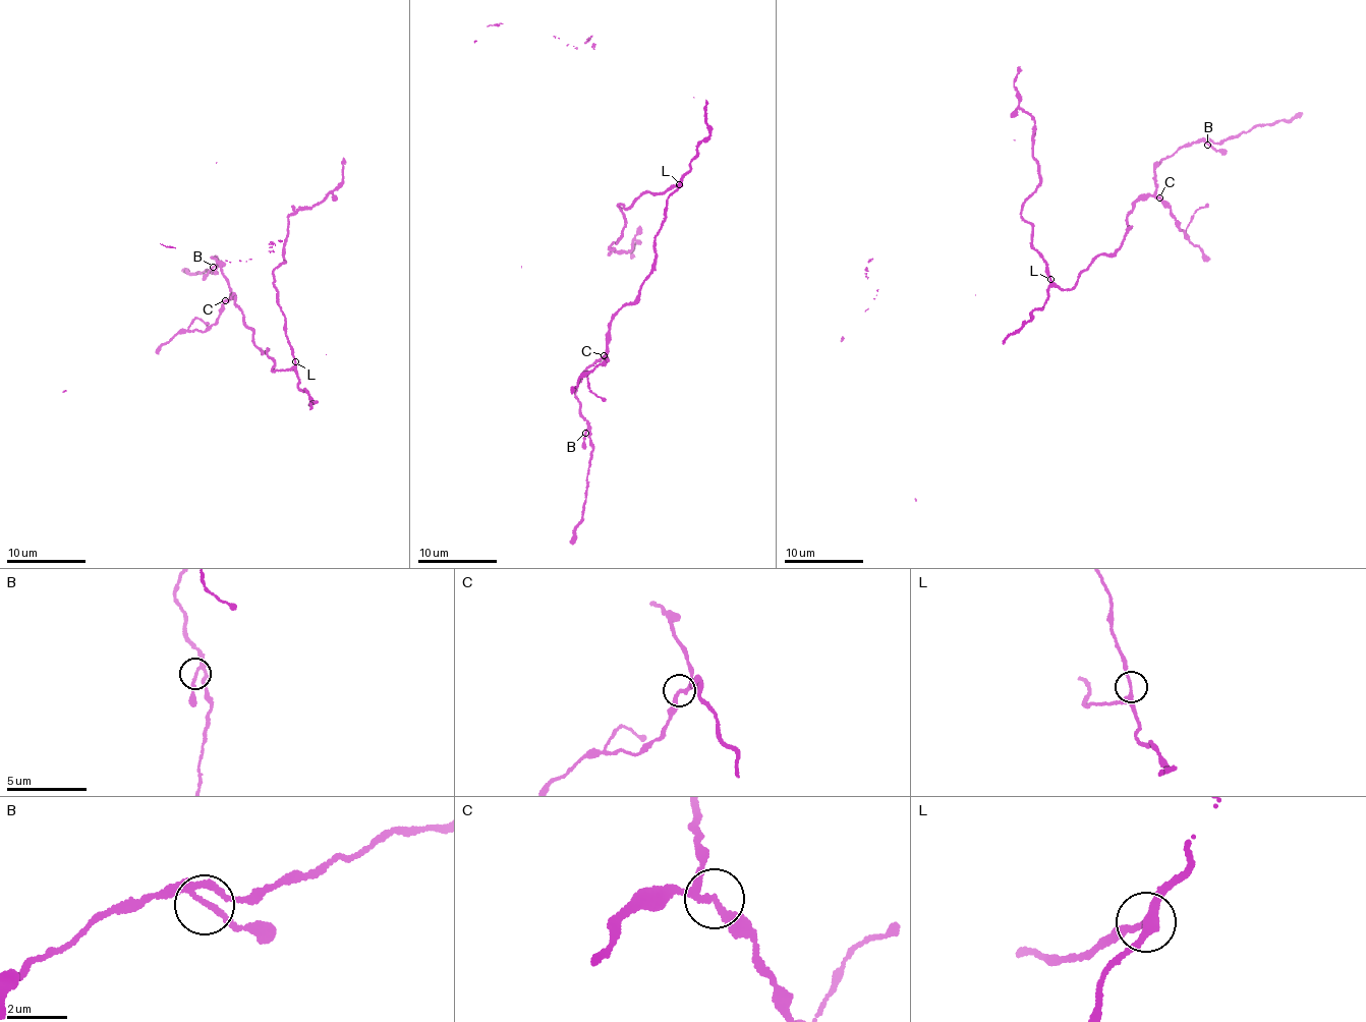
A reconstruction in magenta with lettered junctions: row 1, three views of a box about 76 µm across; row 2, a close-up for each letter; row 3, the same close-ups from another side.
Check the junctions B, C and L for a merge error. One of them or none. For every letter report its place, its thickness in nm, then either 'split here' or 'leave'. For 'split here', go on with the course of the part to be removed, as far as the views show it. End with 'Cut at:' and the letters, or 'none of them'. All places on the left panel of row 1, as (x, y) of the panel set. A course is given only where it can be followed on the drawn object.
B: (213, 267) | 130 nm | leave
C: (225, 300) | 180 nm | split here | (225, 300), (218, 319), (203, 331), (177, 333), (155, 351)
L: (295, 361) | 200 nm | leave
Cut at: C

